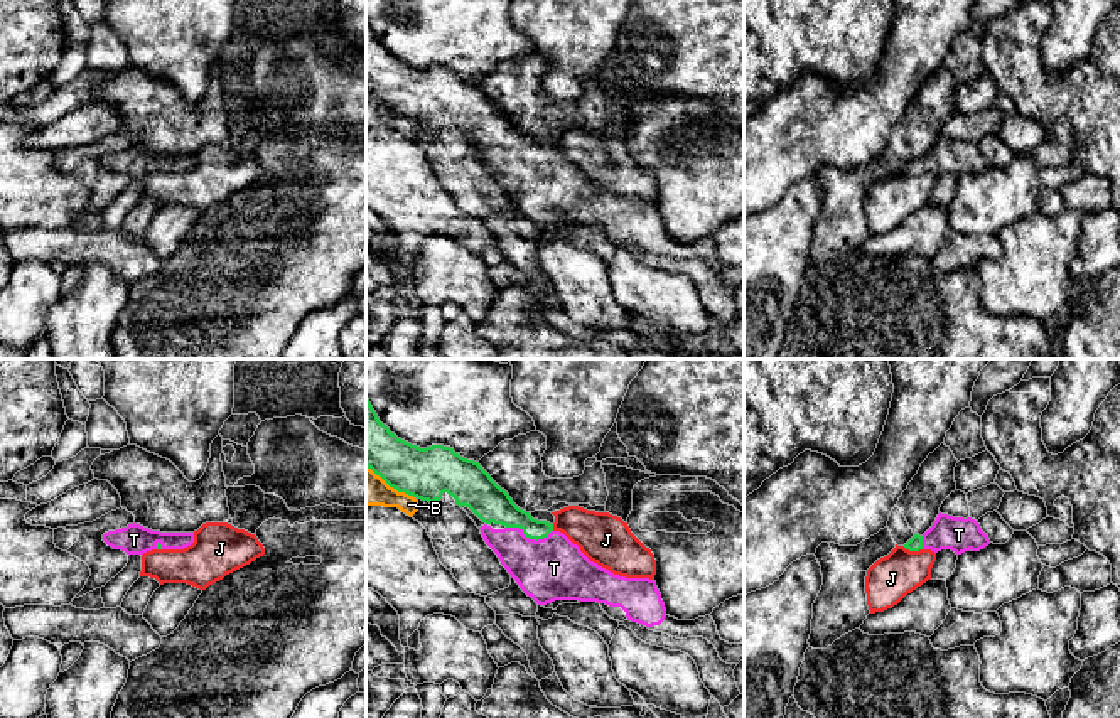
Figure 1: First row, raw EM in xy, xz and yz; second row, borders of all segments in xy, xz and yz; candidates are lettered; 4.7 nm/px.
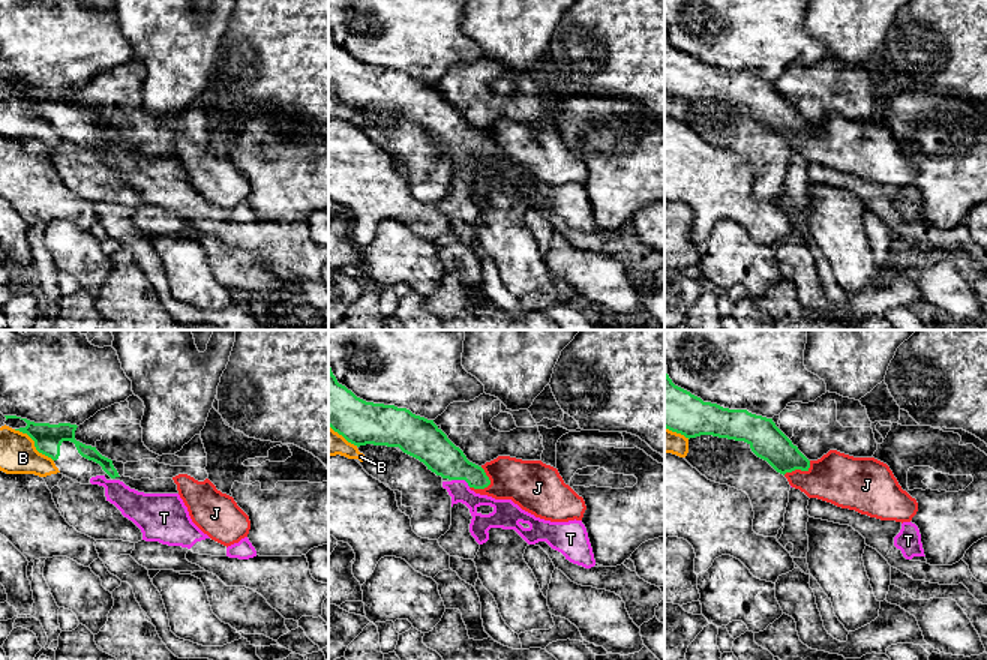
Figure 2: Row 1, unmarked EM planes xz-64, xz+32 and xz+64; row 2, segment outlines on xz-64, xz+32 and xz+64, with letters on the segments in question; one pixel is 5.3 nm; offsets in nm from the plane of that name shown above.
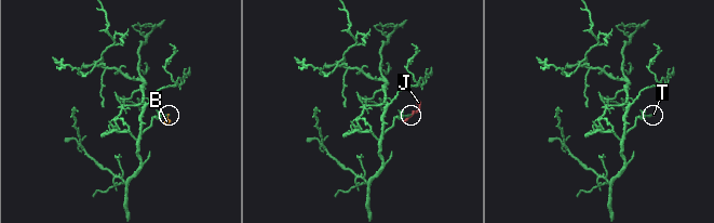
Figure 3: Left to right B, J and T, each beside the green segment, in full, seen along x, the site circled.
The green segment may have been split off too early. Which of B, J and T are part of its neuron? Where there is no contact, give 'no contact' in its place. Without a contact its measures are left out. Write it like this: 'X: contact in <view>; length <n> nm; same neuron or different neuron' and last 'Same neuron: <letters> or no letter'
B: contact in xz; length 280 nm; different neuron
J: contact in yz; length 100 nm; different neuron
T: contact in xz; length 220 nm; same neuron
Same neuron: T

